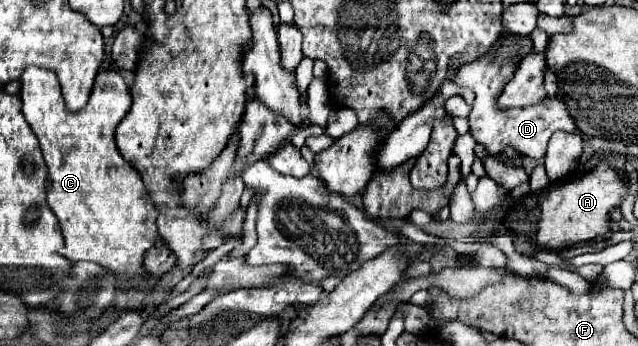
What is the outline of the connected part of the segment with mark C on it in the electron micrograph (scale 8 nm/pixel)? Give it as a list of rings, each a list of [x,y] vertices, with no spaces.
[[[26,67],[20,77],[20,99],[22,99],[22,113],[40,141],[46,167],[50,167],[46,183],[46,203],[58,217],[64,235],[64,247],[60,249],[60,253],[72,263],[74,261],[102,263],[102,267],[118,275],[120,283],[128,279],[146,281],[146,275],[142,275],[142,251],[146,251],[146,247],[150,247],[156,239],[158,209],[154,207],[146,191],[142,177],[128,161],[122,159],[114,141],[114,131],[132,105],[132,95],[124,77],[112,67],[100,69],[86,107],[82,111],[72,113],[64,105],[60,83],[54,71],[40,67]]]

